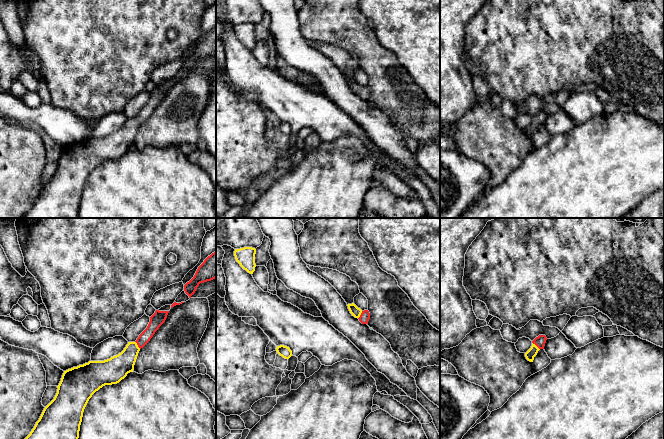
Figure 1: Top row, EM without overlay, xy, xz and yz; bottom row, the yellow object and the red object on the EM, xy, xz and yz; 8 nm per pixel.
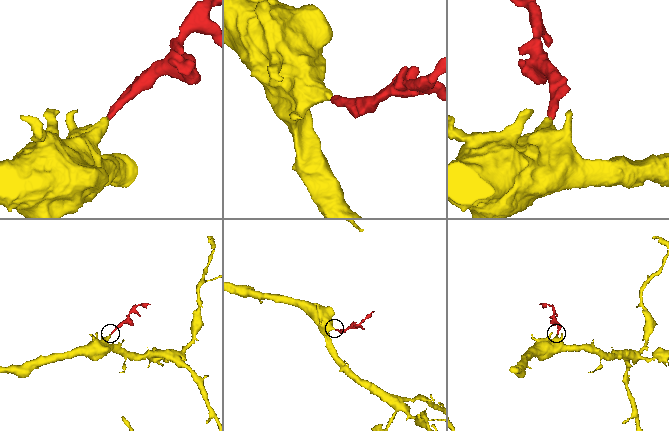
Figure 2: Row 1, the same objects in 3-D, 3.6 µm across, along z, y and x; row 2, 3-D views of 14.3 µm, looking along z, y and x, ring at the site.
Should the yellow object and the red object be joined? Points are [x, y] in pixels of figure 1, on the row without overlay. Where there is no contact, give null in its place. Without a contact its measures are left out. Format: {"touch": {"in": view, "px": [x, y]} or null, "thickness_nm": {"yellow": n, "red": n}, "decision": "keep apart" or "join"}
{"touch": {"in": "yz", "px": [536, 122]}, "thickness_nm": {"yellow": 80, "red": 90}, "decision": "join"}

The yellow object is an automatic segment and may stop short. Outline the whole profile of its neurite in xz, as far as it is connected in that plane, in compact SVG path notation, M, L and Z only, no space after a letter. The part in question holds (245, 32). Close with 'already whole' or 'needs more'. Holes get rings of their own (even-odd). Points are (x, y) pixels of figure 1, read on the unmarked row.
M244 23L235 25L234 32L240 42L248 49L253 50L255 47L255 30L256 25L252 23Z; already whole

